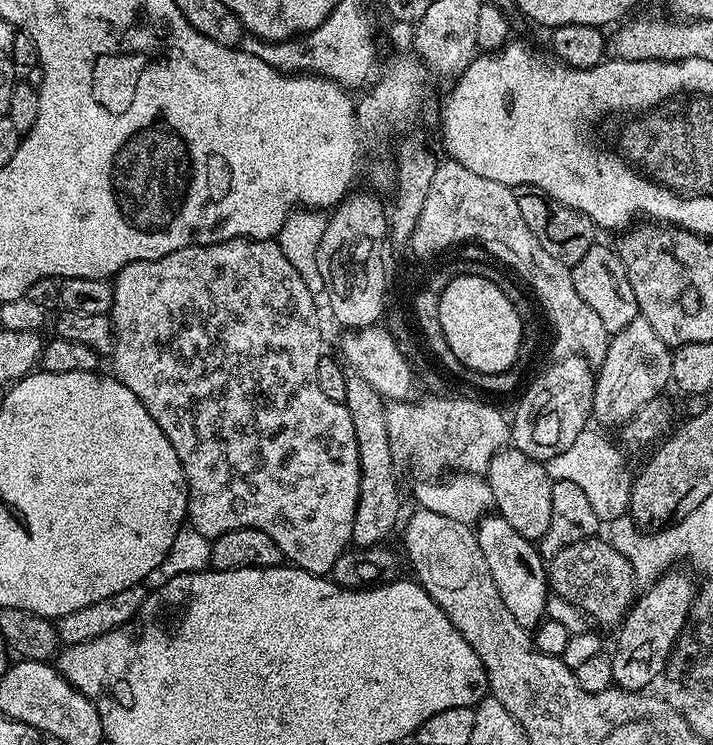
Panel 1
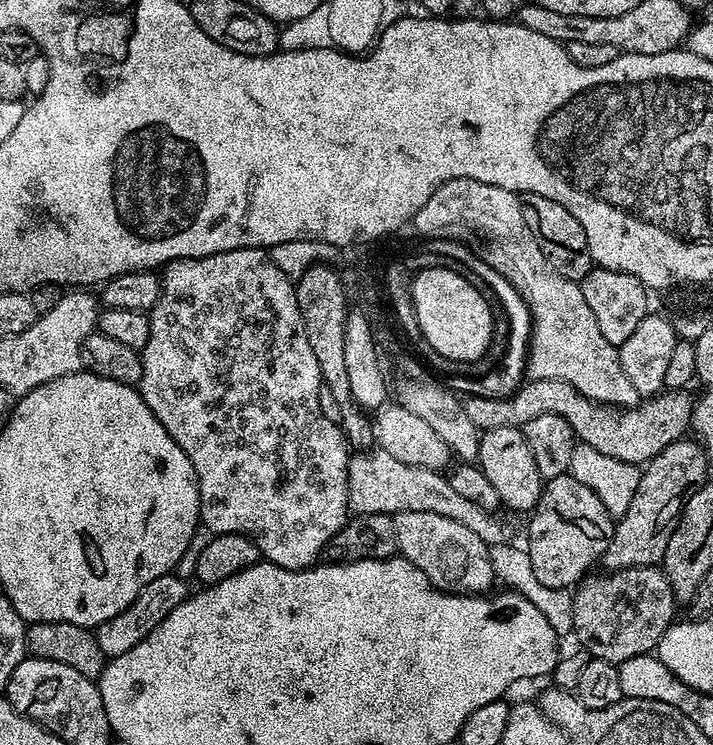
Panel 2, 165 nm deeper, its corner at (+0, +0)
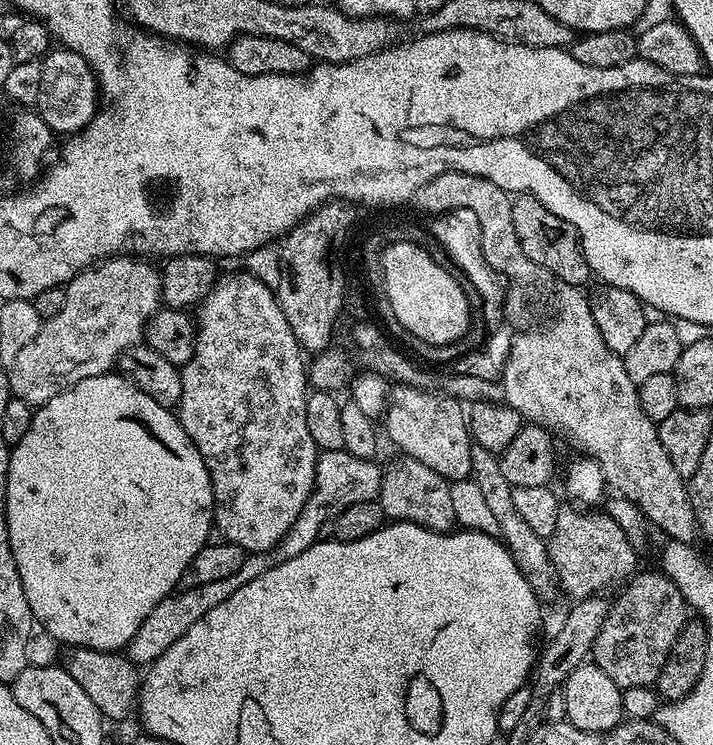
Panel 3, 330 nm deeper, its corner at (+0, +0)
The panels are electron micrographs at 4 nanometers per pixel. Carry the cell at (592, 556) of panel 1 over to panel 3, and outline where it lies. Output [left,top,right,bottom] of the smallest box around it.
[591,571,686,690]

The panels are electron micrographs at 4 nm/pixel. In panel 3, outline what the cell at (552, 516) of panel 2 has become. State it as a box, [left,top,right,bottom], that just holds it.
[546,507,638,601]

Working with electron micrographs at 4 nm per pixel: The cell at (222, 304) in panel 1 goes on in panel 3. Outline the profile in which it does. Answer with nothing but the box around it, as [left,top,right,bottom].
[178,270,318,554]

